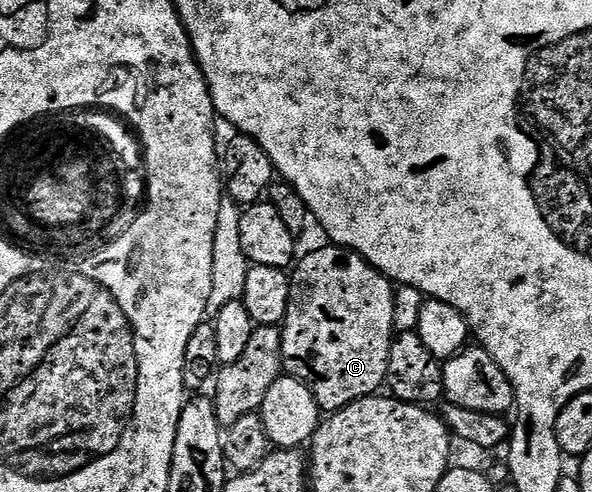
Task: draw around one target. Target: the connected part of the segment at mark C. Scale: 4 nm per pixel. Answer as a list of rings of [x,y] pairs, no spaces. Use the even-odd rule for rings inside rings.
[[[327,247],[316,248],[309,256],[301,255],[291,269],[290,302],[280,334],[280,358],[283,371],[301,380],[314,394],[318,407],[331,414],[385,387],[396,327],[396,294],[392,281],[357,252]]]

